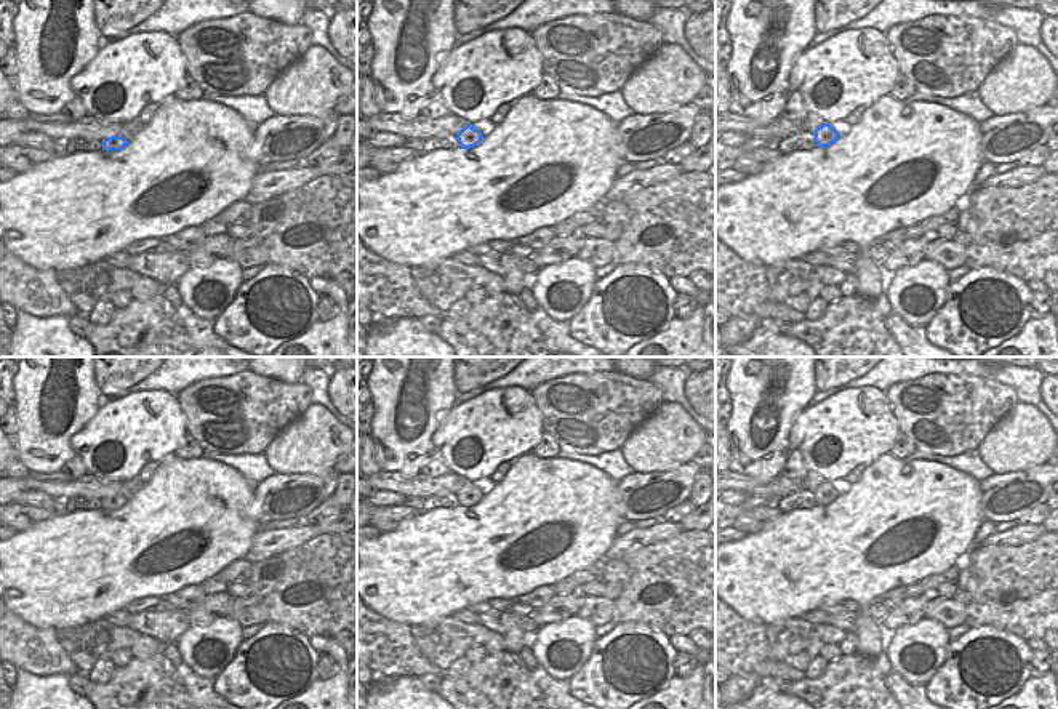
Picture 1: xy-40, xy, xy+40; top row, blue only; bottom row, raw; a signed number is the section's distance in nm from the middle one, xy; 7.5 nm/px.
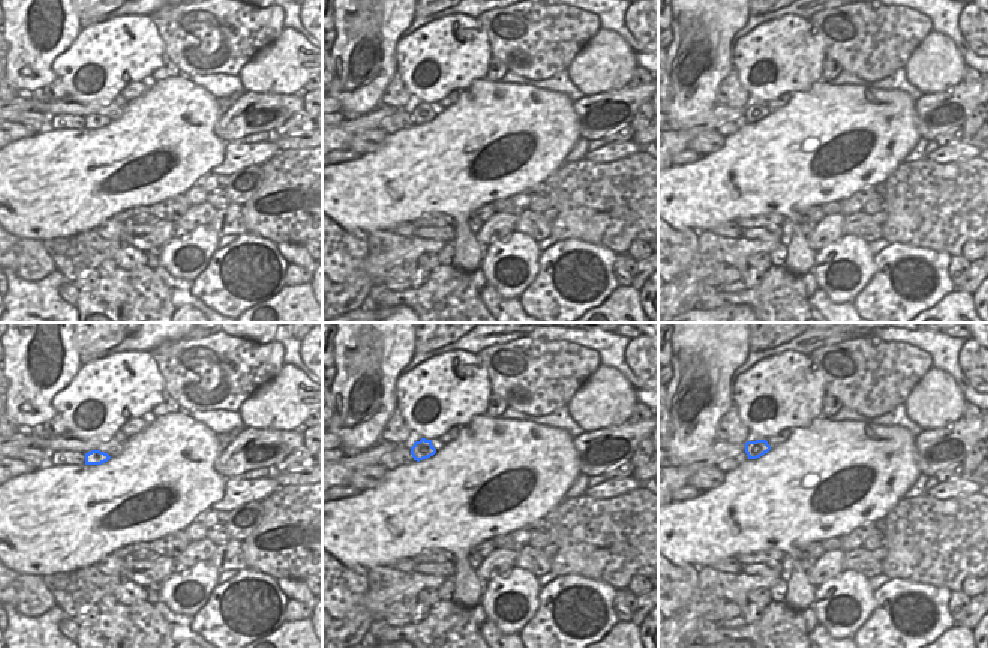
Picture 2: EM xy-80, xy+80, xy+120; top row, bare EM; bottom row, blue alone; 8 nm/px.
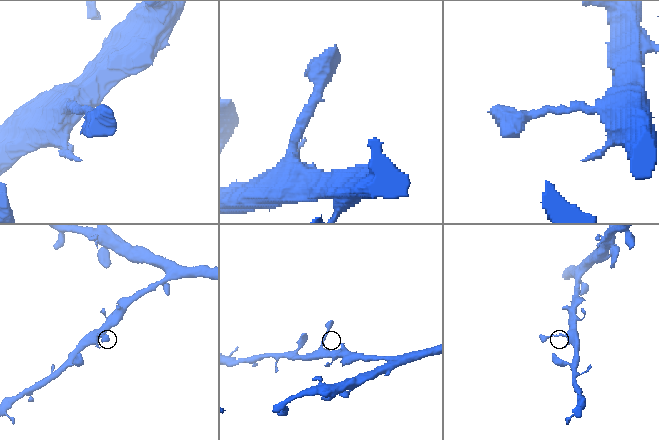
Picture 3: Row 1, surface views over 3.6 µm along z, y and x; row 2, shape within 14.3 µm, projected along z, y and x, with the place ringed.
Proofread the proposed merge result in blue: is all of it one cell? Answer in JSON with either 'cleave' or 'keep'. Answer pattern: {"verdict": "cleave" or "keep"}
{"verdict": "keep"}

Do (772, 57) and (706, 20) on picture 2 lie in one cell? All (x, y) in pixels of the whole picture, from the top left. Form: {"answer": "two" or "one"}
{"answer": "two"}

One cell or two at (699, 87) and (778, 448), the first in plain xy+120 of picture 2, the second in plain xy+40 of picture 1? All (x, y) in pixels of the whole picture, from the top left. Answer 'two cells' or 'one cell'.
one cell

